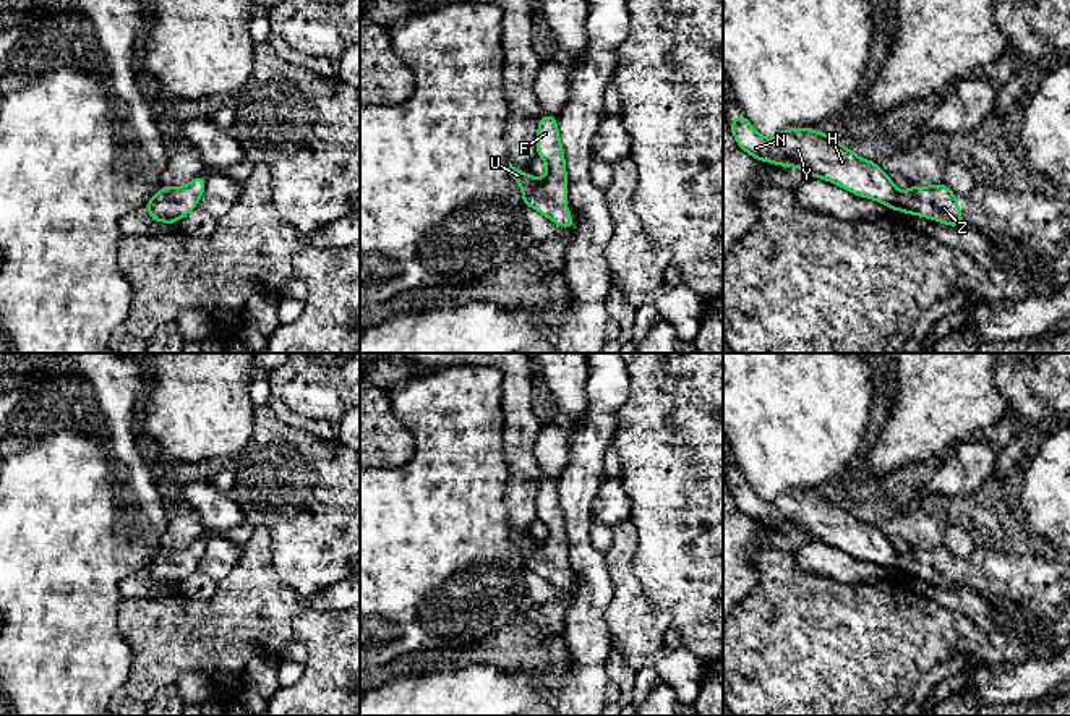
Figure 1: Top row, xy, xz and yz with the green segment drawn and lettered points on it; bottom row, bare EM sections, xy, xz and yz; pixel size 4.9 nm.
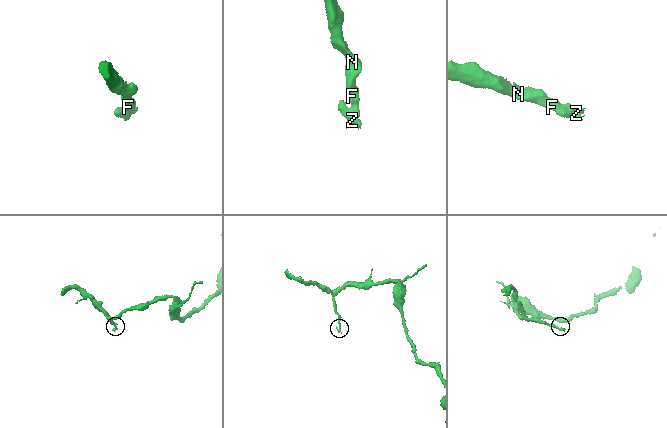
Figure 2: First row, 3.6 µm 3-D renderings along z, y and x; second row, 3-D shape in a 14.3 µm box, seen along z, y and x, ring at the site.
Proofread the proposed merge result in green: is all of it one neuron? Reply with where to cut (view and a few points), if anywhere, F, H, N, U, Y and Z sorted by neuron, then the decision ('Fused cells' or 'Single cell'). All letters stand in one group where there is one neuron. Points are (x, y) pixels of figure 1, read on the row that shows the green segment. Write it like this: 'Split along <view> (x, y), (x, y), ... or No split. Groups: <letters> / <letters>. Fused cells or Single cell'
No split. Groups: F H N U Y Z. Single cell

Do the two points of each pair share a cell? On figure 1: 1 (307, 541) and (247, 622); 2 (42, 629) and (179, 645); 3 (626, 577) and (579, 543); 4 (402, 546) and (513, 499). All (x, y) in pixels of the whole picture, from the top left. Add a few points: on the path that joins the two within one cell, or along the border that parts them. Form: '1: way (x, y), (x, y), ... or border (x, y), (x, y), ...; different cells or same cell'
1: border (269, 540), (271, 564), (278, 577), (300, 596); different cells
2: border (120, 601), (119, 632), (130, 650), (130, 676); different cells
3: border (603, 553), (603, 562), (612, 582), (612, 598); different cells
4: border (506, 465), (505, 509), (509, 524); different cells

